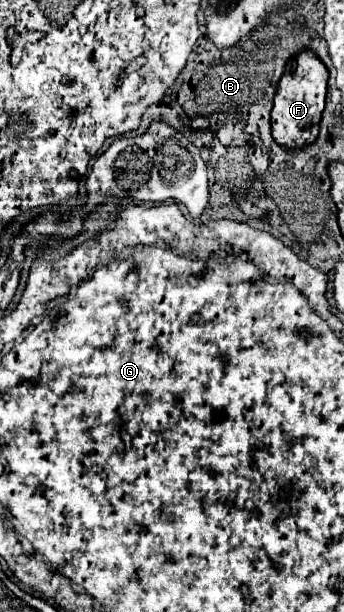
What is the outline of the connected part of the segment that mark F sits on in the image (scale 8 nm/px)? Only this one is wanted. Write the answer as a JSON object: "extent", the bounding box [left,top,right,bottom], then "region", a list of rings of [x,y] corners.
{"extent":[272,49,328,147],"region":[[[302,49],[294,57],[294,67],[286,67],[274,95],[272,135],[278,143],[282,143],[284,147],[304,147],[306,143],[312,143],[316,139],[318,123],[326,103],[326,83],[328,83],[326,65],[310,49]]]}

